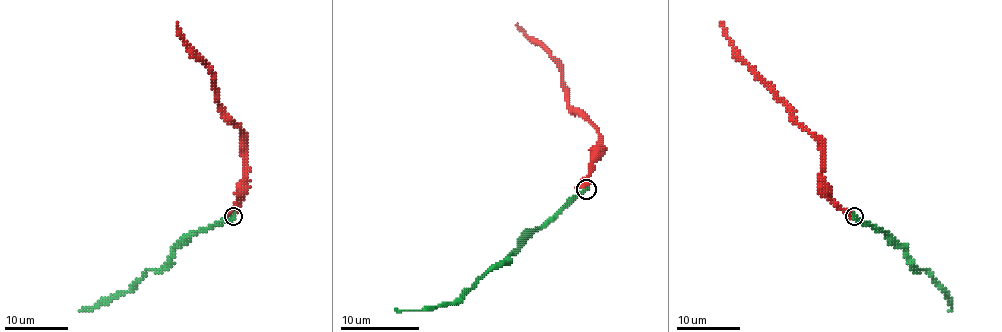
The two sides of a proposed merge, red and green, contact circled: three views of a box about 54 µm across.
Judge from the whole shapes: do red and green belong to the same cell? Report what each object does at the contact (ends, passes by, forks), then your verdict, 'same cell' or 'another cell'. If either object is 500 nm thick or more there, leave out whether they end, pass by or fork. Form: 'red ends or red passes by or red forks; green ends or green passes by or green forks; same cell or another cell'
same cell

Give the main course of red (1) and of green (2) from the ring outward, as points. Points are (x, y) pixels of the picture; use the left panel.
1: (232, 216), (244, 183), (244, 134), (219, 105), (214, 74), (195, 55), (181, 34), (178, 23)
2: (233, 216), (194, 230), (159, 270), (148, 270), (127, 291), (102, 298), (80, 311)

